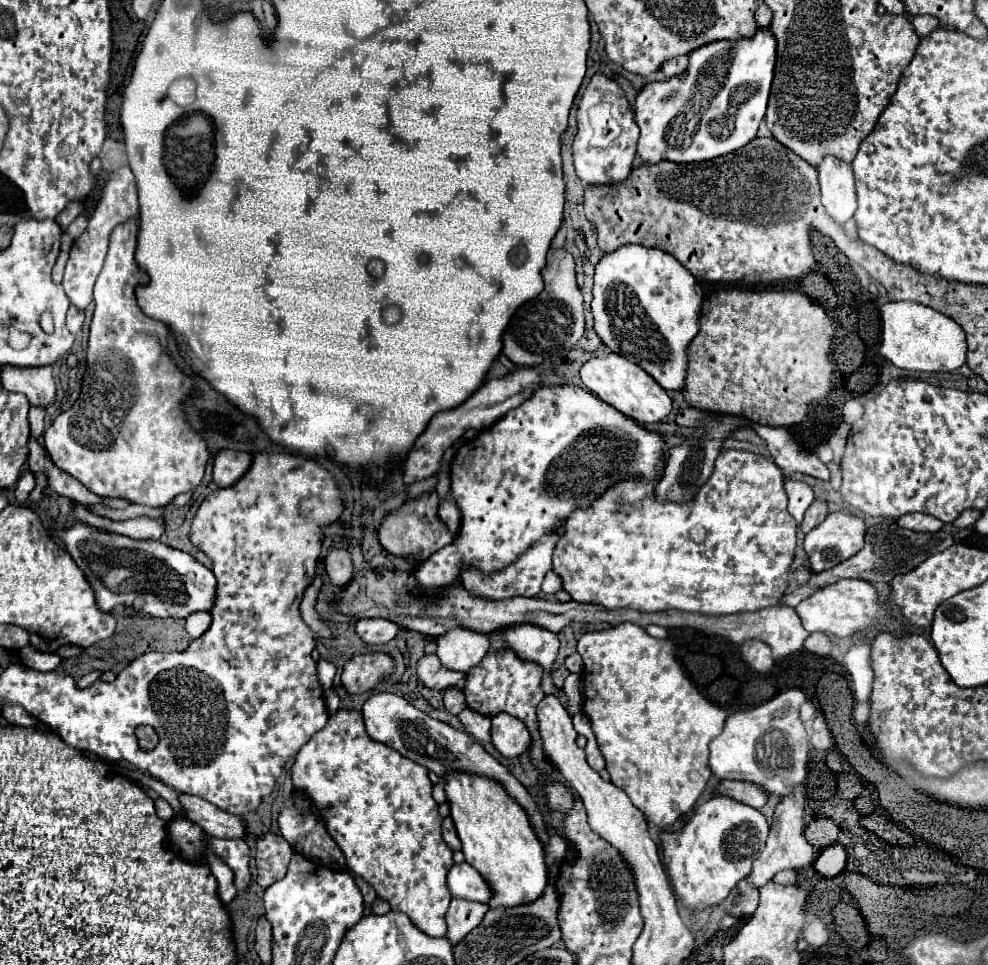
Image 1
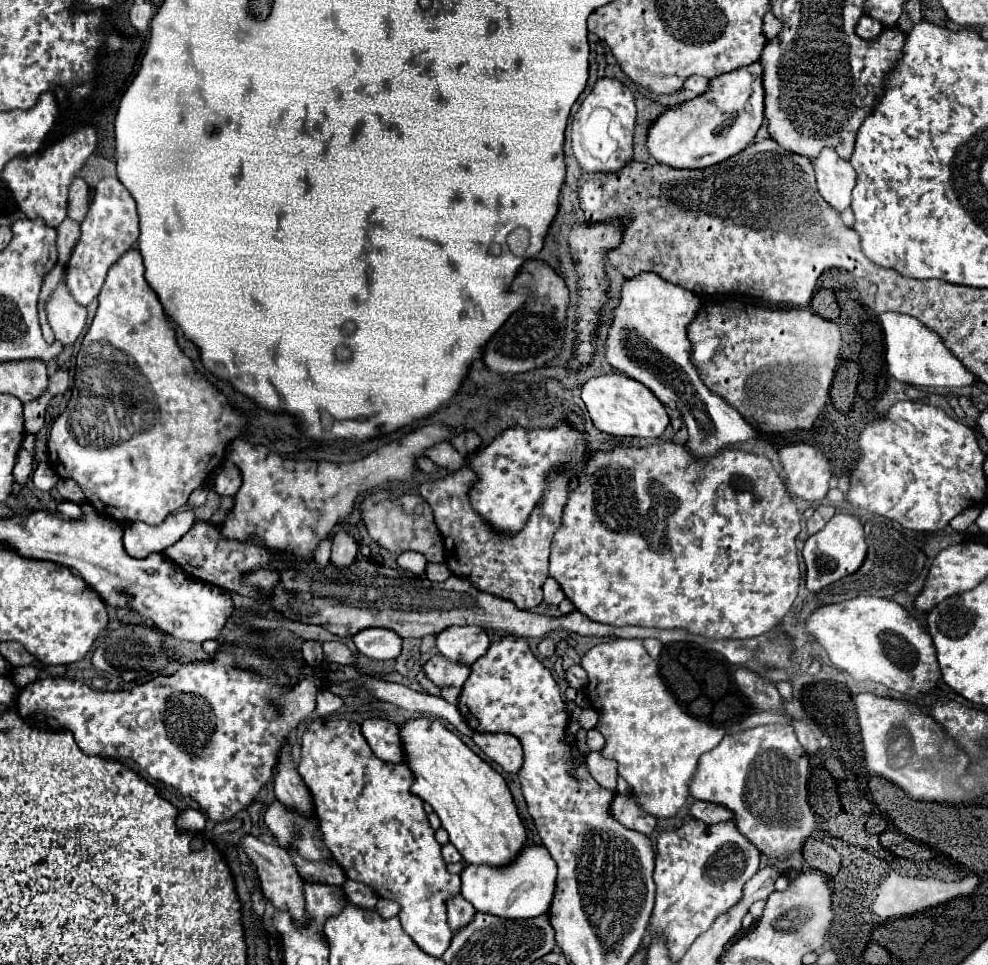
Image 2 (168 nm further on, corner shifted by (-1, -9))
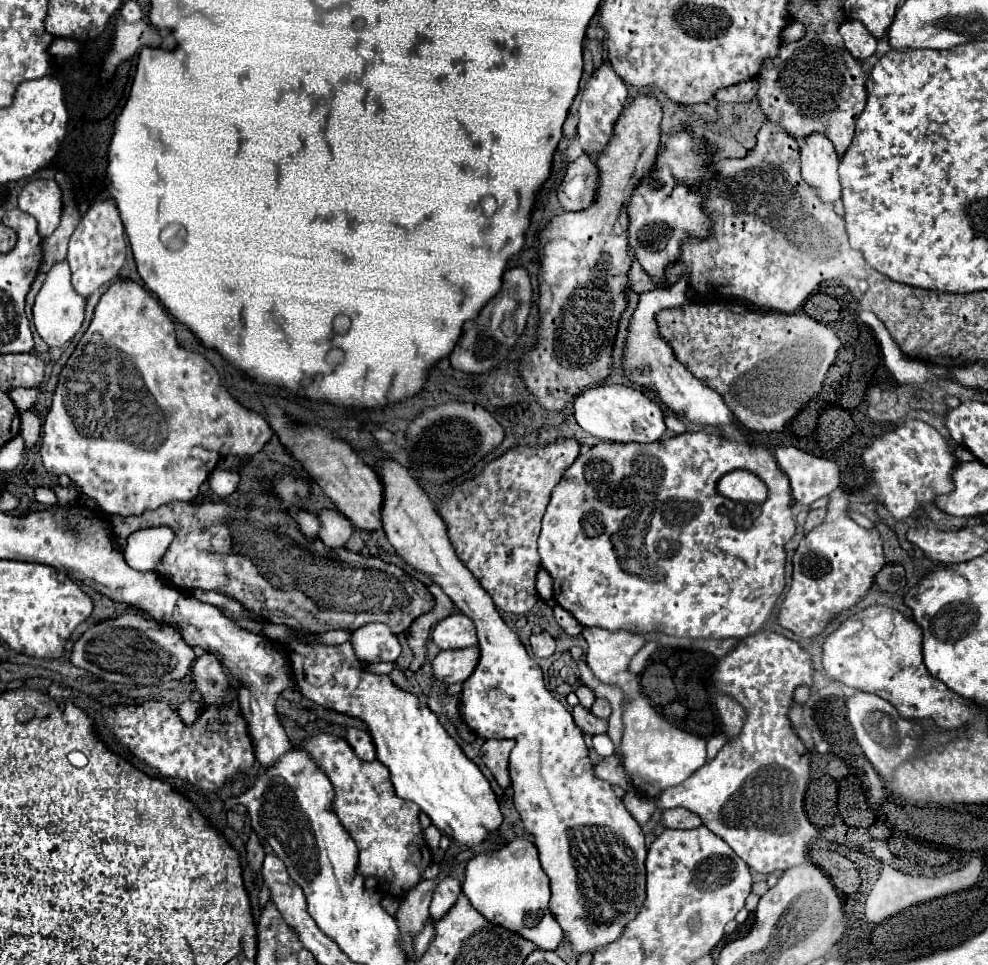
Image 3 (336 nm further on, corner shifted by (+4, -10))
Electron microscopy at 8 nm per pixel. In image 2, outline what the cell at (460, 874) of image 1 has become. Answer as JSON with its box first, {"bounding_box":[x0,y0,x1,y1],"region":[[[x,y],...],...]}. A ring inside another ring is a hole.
{"bounding_box":[461,845,557,919],"region":[[[527,845],[519,855],[503,867],[467,865],[461,873],[461,895],[481,913],[491,913],[503,919],[531,919],[545,915],[555,893],[557,865],[543,845]]]}

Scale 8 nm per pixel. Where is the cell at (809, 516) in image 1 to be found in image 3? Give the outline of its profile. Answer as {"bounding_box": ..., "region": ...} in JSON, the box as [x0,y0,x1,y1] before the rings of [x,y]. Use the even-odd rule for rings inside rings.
{"bounding_box":[804,508,826,532],"region":[[[820,508],[820,510],[810,510],[808,512],[808,518],[806,518],[806,524],[804,524],[804,532],[810,532],[812,528],[816,528],[818,524],[822,524],[826,516],[826,508]]]}

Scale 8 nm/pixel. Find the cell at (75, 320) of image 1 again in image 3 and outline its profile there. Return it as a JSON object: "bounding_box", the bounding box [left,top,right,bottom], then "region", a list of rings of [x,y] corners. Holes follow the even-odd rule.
{"bounding_box":[34,262,86,346],"region":[[[58,262],[52,266],[52,270],[46,274],[44,286],[40,288],[36,302],[34,302],[34,328],[40,334],[40,338],[50,346],[64,346],[66,342],[72,340],[72,336],[80,330],[82,320],[84,320],[84,306],[86,300],[72,290],[70,284],[70,266],[68,262]]]}

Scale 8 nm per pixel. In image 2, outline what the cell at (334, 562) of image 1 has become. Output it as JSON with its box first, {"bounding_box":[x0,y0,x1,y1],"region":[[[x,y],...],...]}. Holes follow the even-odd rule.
{"bounding_box":[331,531,357,565],"region":[[[337,531],[333,537],[333,551],[331,551],[331,561],[335,565],[347,565],[353,563],[357,553],[357,541],[351,533],[347,531]]]}

